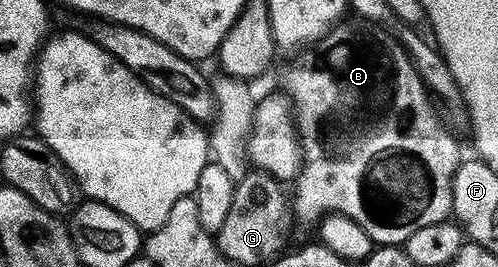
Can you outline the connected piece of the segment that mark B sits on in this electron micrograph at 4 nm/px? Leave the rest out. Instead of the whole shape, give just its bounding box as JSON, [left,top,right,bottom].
[284,23,464,246]

